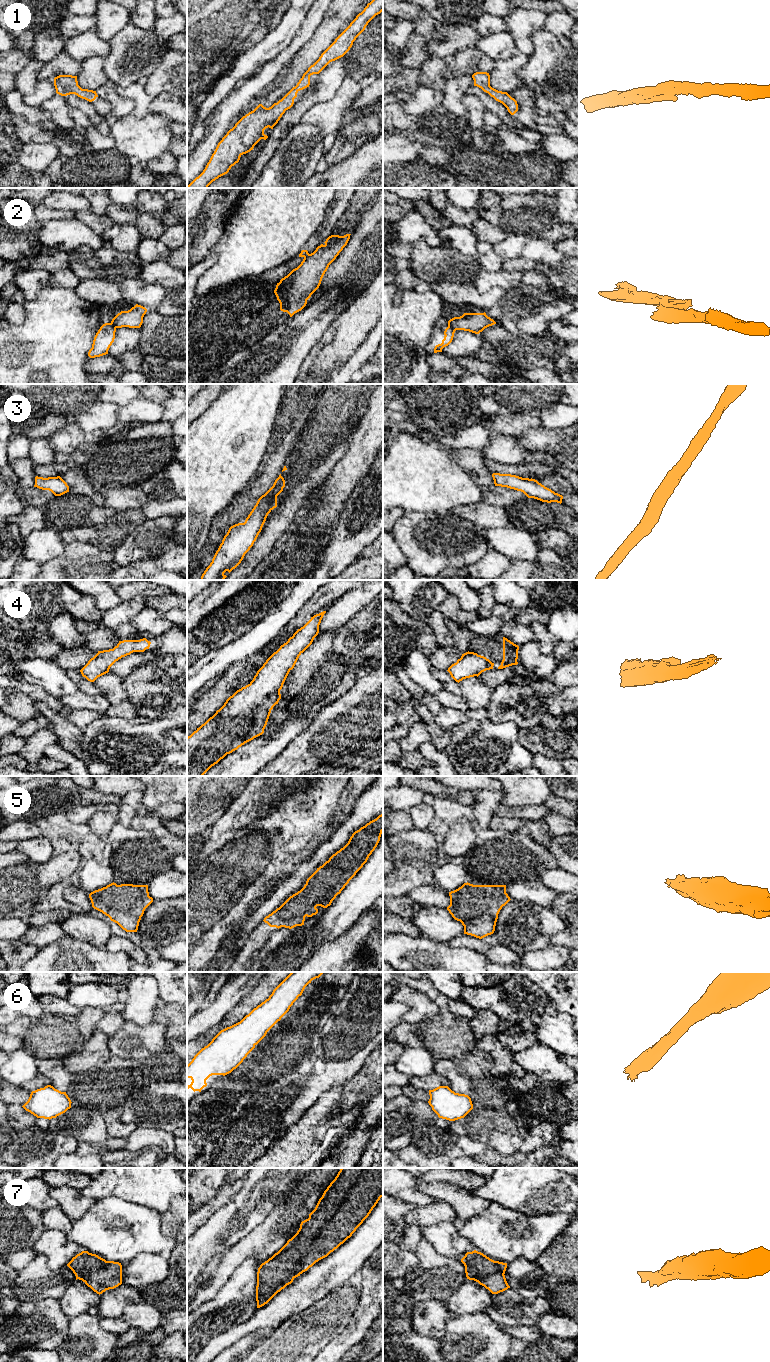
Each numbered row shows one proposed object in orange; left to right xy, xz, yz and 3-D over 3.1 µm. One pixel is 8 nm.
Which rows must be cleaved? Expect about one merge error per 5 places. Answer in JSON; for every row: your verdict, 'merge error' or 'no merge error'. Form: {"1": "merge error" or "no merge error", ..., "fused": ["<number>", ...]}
{"1": "no merge error", "2": "merge error", "3": "no merge error", "4": "no merge error", "5": "no merge error", "6": "no merge error", "7": "no merge error", "fused": ["2"]}

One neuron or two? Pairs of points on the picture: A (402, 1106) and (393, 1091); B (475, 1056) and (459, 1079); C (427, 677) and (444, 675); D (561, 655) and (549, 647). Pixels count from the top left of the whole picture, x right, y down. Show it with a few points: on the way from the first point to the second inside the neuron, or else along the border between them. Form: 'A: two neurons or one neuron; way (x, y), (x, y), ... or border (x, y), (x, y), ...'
A: two neurons; border (393, 1096), (405, 1095), (411, 1101)
B: two neurons; border (454, 1062), (457, 1070), (467, 1076)
C: two neurons; border (433, 667), (432, 674), (442, 684), (443, 688)
D: two neurons; border (560, 641), (552, 654)

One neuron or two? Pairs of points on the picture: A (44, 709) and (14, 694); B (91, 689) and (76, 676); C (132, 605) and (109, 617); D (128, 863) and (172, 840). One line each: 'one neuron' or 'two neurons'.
A: two neurons
B: one neuron
C: one neuron
D: one neuron

